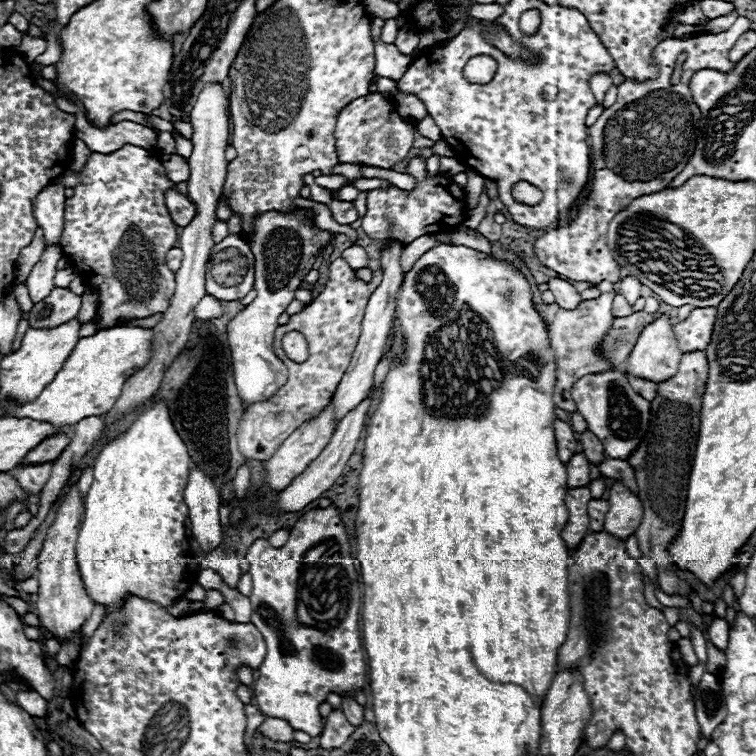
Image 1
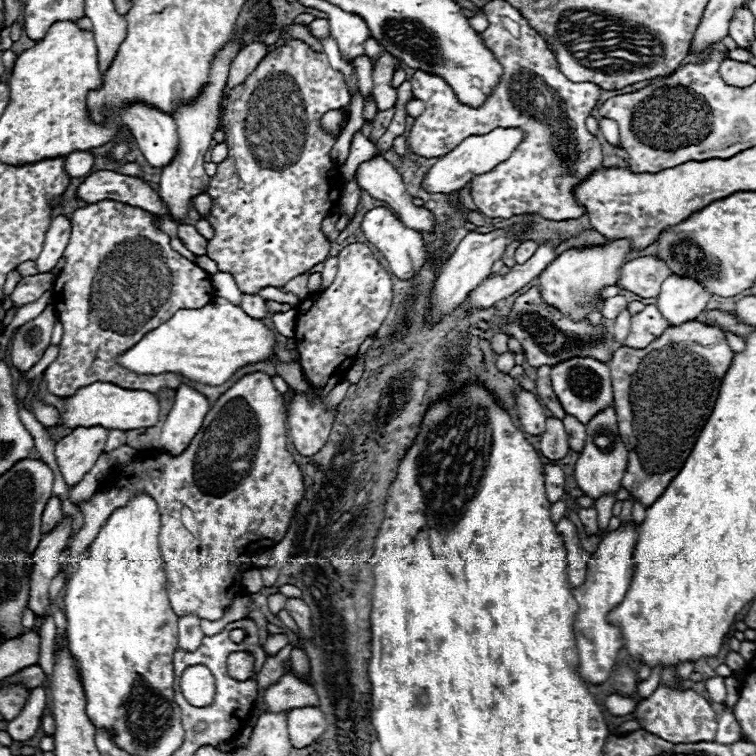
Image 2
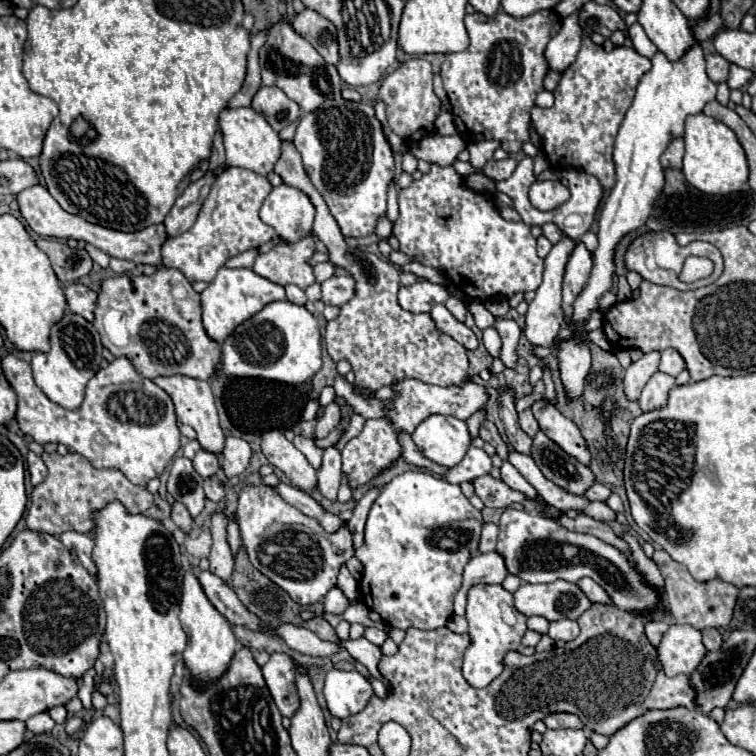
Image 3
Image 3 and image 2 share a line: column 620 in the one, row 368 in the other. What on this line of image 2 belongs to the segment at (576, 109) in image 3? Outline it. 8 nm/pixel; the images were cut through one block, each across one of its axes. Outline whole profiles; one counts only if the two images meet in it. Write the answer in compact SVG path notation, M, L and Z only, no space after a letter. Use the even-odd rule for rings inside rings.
M102 200L98 204L88 204L86 208L76 208L70 222L72 222L72 234L64 252L66 264L56 276L56 282L52 288L54 290L52 306L64 326L64 336L60 342L58 358L42 374L48 386L48 392L54 396L66 398L66 396L72 396L78 388L88 386L92 382L110 382L120 388L148 390L154 394L166 386L178 388L182 384L182 378L178 374L136 376L116 366L116 358L128 348L132 348L144 334L158 328L164 320L172 318L176 310L180 308L198 310L204 304L210 304L214 298L210 274L204 272L194 262L186 260L176 250L172 250L170 236L154 224L154 218L150 212L138 206L130 206L116 200Z

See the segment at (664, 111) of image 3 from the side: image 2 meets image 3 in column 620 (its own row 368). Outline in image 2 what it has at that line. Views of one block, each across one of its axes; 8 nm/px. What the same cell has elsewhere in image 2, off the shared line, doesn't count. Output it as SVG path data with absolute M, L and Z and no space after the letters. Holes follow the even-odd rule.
M216 296L200 310L178 310L170 320L148 332L138 344L120 354L118 364L136 374L174 372L190 382L220 386L238 368L258 360L268 360L274 346L274 334L260 320L250 318L240 306Z

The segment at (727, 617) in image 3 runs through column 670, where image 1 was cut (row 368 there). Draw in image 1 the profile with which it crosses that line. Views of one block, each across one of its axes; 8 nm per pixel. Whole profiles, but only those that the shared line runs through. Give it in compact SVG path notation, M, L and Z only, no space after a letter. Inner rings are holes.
M602 294L600 298L584 300L584 304L580 304L576 310L560 308L554 322L550 324L552 348L556 352L556 364L558 364L558 370L556 370L558 382L556 382L552 400L558 408L566 410L568 414L578 412L576 402L570 394L576 380L580 380L586 374L600 374L600 372L614 370L600 352L600 344L602 344L604 336L612 330L612 324L614 324L614 314L612 314L612 298L614 296L616 294Z

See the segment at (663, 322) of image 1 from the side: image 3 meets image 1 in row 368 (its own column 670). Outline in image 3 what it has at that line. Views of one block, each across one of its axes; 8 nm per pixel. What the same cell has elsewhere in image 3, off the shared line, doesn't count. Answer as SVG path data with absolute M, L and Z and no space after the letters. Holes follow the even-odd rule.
M672 624L658 646L658 658L664 666L666 676L690 674L694 672L706 656L702 644L702 632L694 626Z

